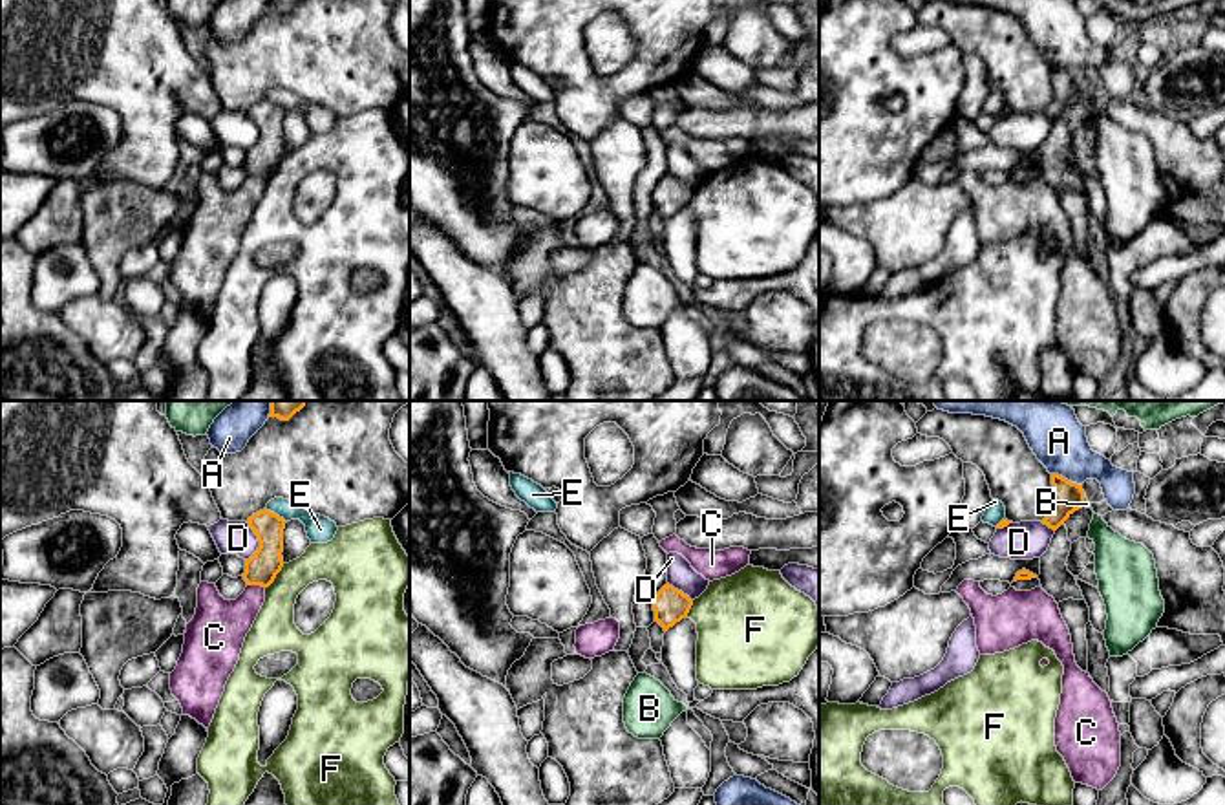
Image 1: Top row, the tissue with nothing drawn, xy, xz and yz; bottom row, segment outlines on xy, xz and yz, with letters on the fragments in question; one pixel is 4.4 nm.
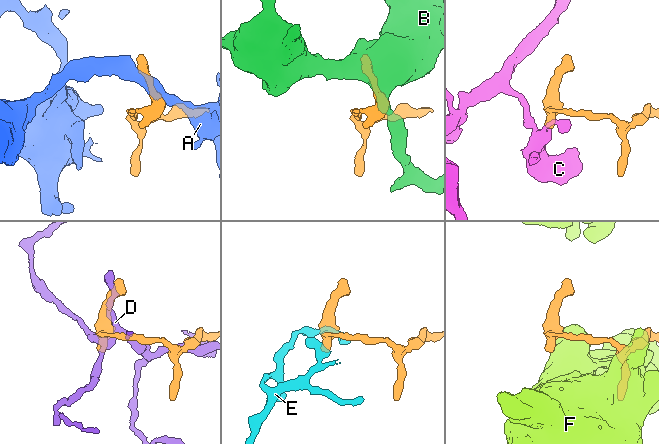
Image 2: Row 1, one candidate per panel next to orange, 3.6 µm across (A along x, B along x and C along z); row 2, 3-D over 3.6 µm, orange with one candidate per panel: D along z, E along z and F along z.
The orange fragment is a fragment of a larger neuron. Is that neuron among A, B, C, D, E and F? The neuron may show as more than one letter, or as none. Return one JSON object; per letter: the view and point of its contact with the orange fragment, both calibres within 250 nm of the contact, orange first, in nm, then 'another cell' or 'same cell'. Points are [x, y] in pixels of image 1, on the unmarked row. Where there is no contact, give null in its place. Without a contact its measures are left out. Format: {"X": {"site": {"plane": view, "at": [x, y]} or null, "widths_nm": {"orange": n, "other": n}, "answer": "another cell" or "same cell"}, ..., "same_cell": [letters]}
{"A": {"site": {"plane": "yz", "at": [1065, 68]}, "widths_nm": {"orange": 130, "other": 240}, "answer": "another cell"}, "B": {"site": {"plane": "yz", "at": [1083, 90]}, "widths_nm": {"orange": 130, "other": 30}, "answer": "another cell"}, "C": {"site": {"plane": "xy", "at": [256, 174]}, "widths_nm": {"orange": 140, "other": 240}, "answer": "another cell"}, "D": {"site": {"plane": "xy", "at": [258, 130]}, "widths_nm": {"orange": 140, "other": 140}, "answer": "another cell"}, "E": {"site": {"plane": "xy", "at": [276, 105]}, "widths_nm": {"orange": 140, "other": 120}, "answer": "another cell"}, "F": {"site": {"plane": "xy", "at": [275, 167]}, "widths_nm": {"orange": 140, "other": 190}, "answer": "another cell"}, "same_cell": []}

